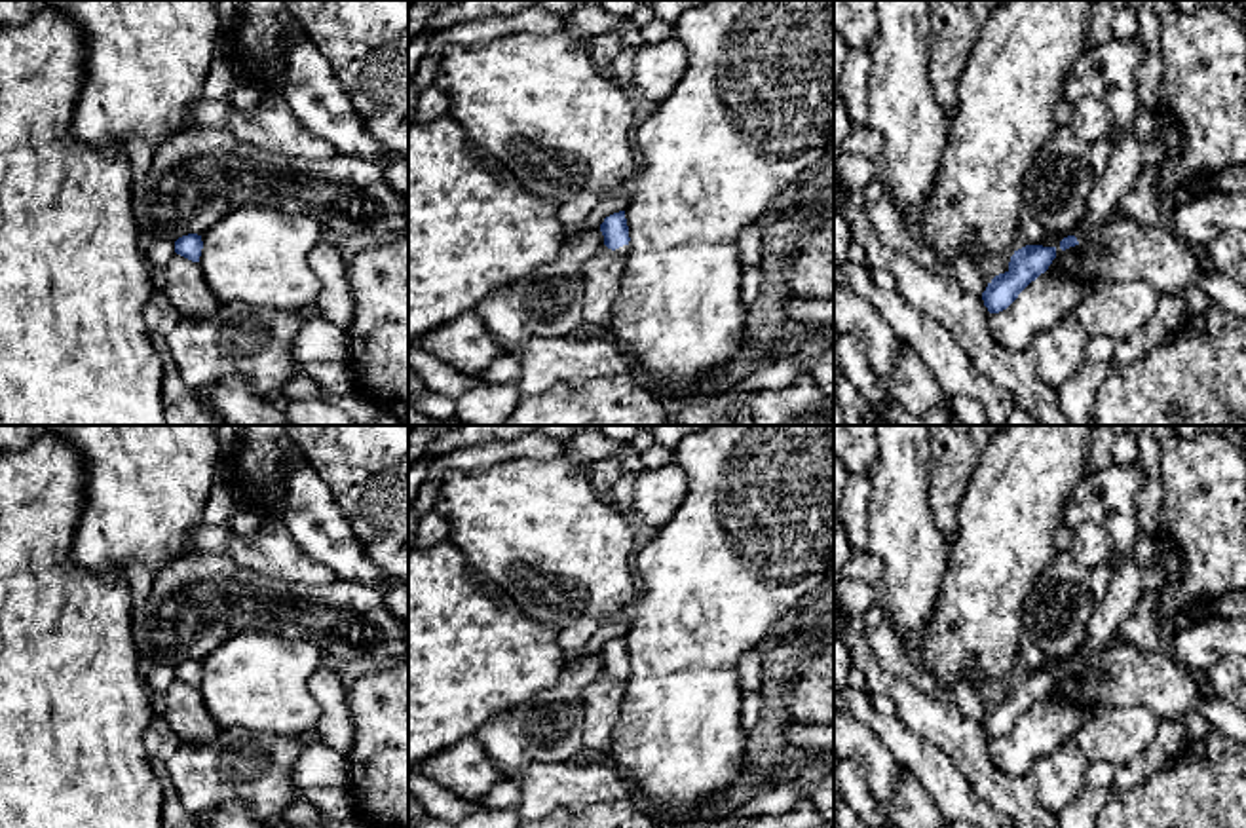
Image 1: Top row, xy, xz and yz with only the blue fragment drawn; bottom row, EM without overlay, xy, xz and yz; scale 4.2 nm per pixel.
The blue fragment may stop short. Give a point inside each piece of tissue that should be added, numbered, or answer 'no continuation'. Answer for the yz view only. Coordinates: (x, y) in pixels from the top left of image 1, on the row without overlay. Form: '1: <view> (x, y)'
1: yz (1108, 498)

